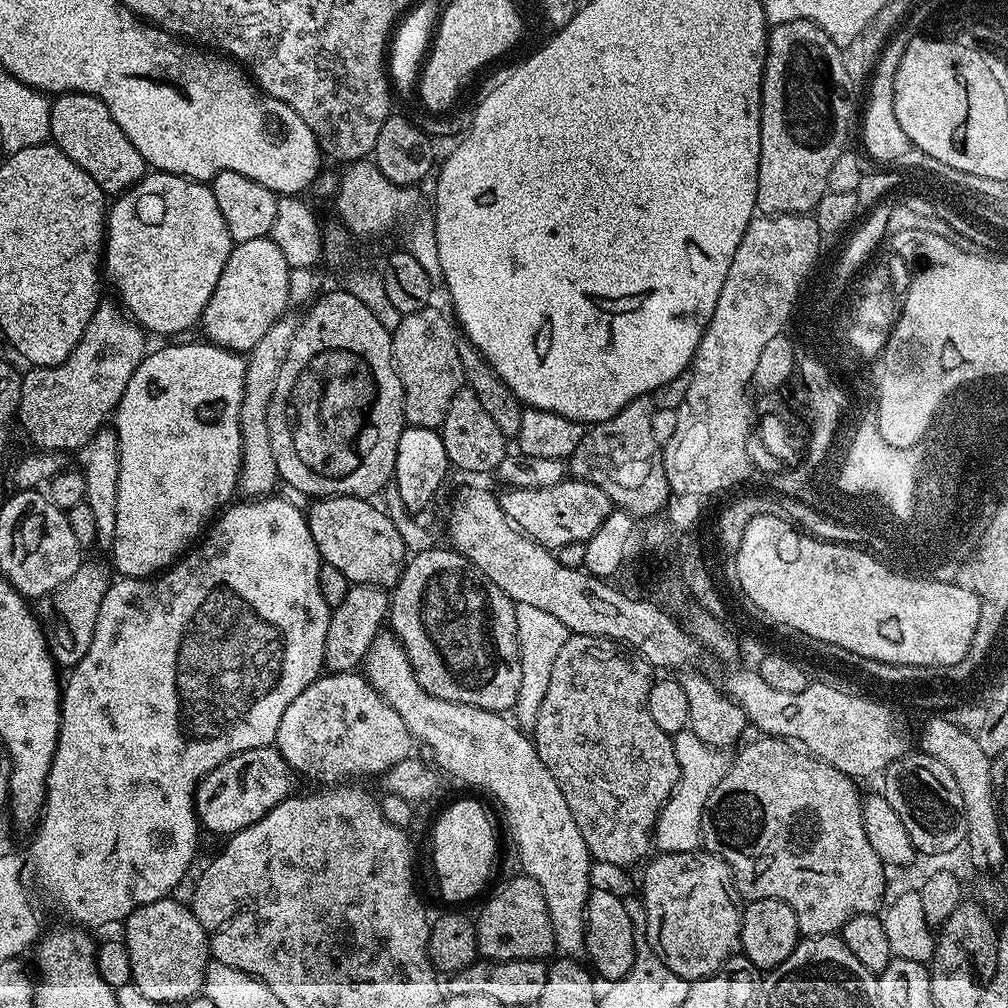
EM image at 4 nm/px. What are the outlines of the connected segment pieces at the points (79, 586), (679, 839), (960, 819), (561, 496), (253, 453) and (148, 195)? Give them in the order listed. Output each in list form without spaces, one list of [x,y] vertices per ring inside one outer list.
[[[81,562],[74,578],[35,601],[34,611],[42,618],[42,627],[48,637],[48,651],[61,669],[75,668],[82,658],[86,658],[86,650],[90,650],[90,638],[94,638],[94,626],[98,622],[98,606],[102,606],[110,583],[110,568],[104,564]]]
[[[691,730],[675,733],[672,745],[674,746],[674,754],[678,758],[680,780],[676,784],[676,789],[670,794],[668,801],[662,806],[660,816],[656,819],[654,848],[657,853],[694,852],[702,844],[700,835],[702,834],[704,807],[710,798],[710,794],[714,794],[714,786],[718,786],[718,782],[722,782],[722,778],[727,774],[730,760],[729,757],[724,757],[725,753],[721,749],[711,748],[709,744],[702,742],[702,738],[698,738],[698,734],[694,734]]]
[[[902,755],[884,769],[882,795],[890,806],[894,806],[894,814],[902,818],[902,826],[906,826],[917,853],[940,856],[943,852],[952,852],[968,839],[964,799],[958,790],[958,782],[954,782],[954,774],[950,774],[950,770],[946,770],[938,758],[912,755]]]
[[[565,478],[558,482],[558,486],[550,486],[546,490],[509,488],[499,493],[498,499],[506,518],[525,536],[537,540],[542,547],[549,550],[560,549],[567,543],[584,543],[614,511],[612,499],[602,494],[598,486],[571,478]]]
[[[285,314],[279,316],[254,342],[254,346],[246,354],[248,365],[246,366],[246,382],[242,394],[242,406],[240,407],[240,433],[242,434],[242,454],[240,458],[240,482],[239,491],[245,492],[248,498],[263,498],[277,491],[278,477],[276,475],[276,463],[274,462],[274,450],[270,450],[270,430],[268,429],[268,407],[270,398],[274,398],[274,386],[278,382],[278,370],[286,358],[286,350],[292,341],[292,335],[296,333],[298,320],[294,315]]]
[[[152,170],[133,188],[111,201],[106,212],[102,268],[107,283],[109,280],[121,296],[119,303],[145,333],[157,332],[160,336],[168,336],[164,338],[176,338],[179,332],[201,323],[206,302],[210,294],[214,294],[218,278],[222,278],[226,258],[230,258],[233,247],[230,230],[226,230],[218,202],[214,202],[214,194],[207,183]]]

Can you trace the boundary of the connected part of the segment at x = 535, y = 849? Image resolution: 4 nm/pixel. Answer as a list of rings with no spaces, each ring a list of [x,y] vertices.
[[[392,634],[373,638],[366,657],[366,679],[373,690],[406,722],[413,737],[432,751],[431,759],[456,780],[493,796],[512,819],[508,832],[515,844],[523,875],[542,886],[548,911],[552,943],[564,958],[580,958],[586,953],[588,893],[594,861],[574,822],[566,798],[538,758],[531,739],[507,715],[475,708],[469,704],[434,698],[422,690],[403,644]]]

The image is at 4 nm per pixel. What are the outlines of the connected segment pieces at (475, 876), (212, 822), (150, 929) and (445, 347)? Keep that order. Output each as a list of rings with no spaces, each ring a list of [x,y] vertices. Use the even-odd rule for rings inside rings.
[[[456,800],[436,820],[432,828],[432,868],[436,871],[436,884],[444,900],[453,900],[460,906],[463,900],[472,900],[488,884],[492,868],[498,864],[498,844],[496,848],[496,828],[488,817],[488,812],[476,800]]]
[[[275,746],[234,754],[226,762],[210,770],[210,774],[206,774],[196,785],[194,799],[199,827],[221,838],[242,831],[293,795],[292,779],[292,769]]]
[[[171,898],[143,904],[141,908],[134,909],[128,915],[128,919],[123,921],[122,928],[124,928],[122,939],[130,954],[132,984],[146,998],[153,999],[154,1002],[162,1003],[165,1006],[171,1006],[171,1004],[180,1003],[183,1005],[192,997],[201,995],[204,987],[204,971],[210,959],[208,935],[202,930],[198,918],[189,905],[180,904]]]
[[[429,306],[399,317],[400,320],[391,329],[392,361],[396,363],[396,373],[402,382],[404,391],[404,419],[414,427],[428,427],[439,430],[446,422],[446,410],[450,410],[450,402],[458,394],[465,383],[462,362],[458,354],[458,332],[453,321],[448,320],[435,306]]]

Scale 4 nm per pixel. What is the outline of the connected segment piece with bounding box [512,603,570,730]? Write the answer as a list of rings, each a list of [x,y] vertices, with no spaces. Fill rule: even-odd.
[[[525,603],[516,605],[515,625],[518,627],[522,683],[518,688],[518,698],[515,700],[512,712],[515,723],[521,729],[530,730],[536,724],[538,709],[542,706],[542,699],[546,696],[554,661],[570,633],[568,628],[563,626],[554,615]]]

